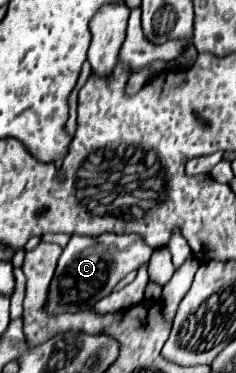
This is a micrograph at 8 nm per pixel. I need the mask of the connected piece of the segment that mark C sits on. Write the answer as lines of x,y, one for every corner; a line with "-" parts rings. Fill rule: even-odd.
105,233
97,239
73,235
59,257
55,277
49,285
45,311
49,315
61,315
67,311
77,313
83,309
91,309
99,299
109,295
113,291
113,287
127,273
139,269
141,265
147,265
151,253
153,253
153,249
147,247
139,235

